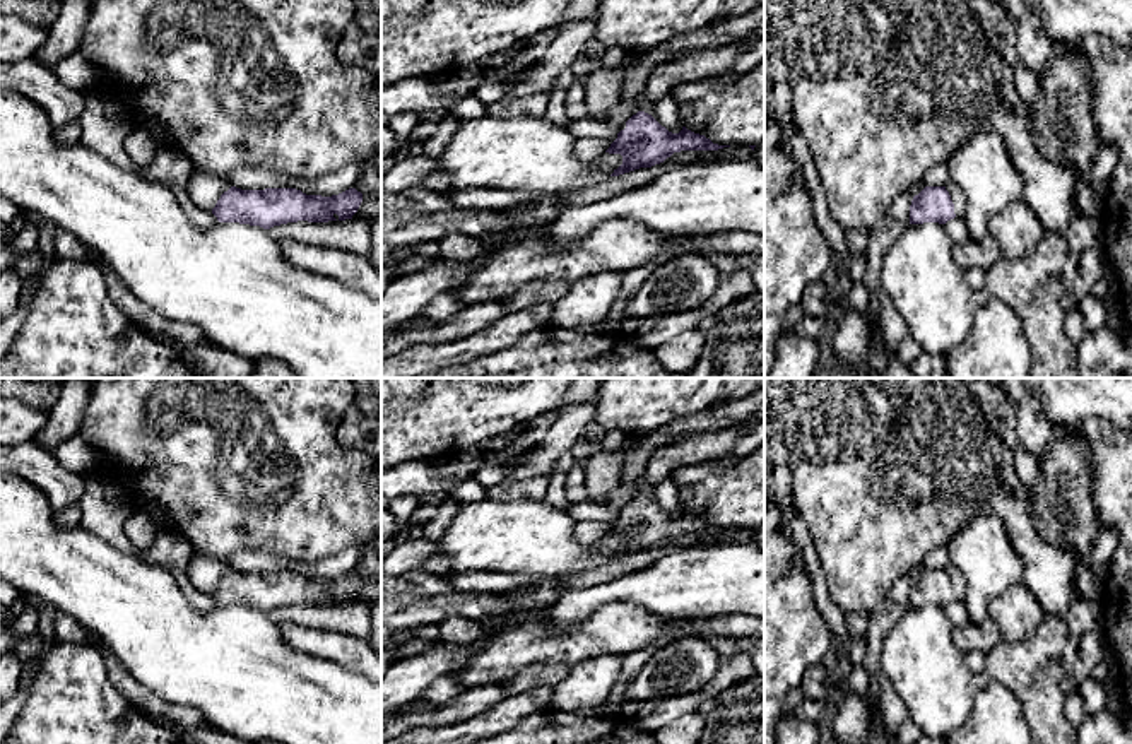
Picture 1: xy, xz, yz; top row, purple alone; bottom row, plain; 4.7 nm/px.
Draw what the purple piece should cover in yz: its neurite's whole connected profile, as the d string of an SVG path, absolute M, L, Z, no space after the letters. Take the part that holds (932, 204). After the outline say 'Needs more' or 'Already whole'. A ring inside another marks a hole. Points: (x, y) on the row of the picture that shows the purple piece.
M947 181L944 186L925 186L913 197L910 205L910 224L939 222L946 224L966 212L966 197L963 190Z. Needs more

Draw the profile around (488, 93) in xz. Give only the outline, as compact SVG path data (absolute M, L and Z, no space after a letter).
M486 80L474 89L474 96L484 104L492 104L506 94L508 84Z

